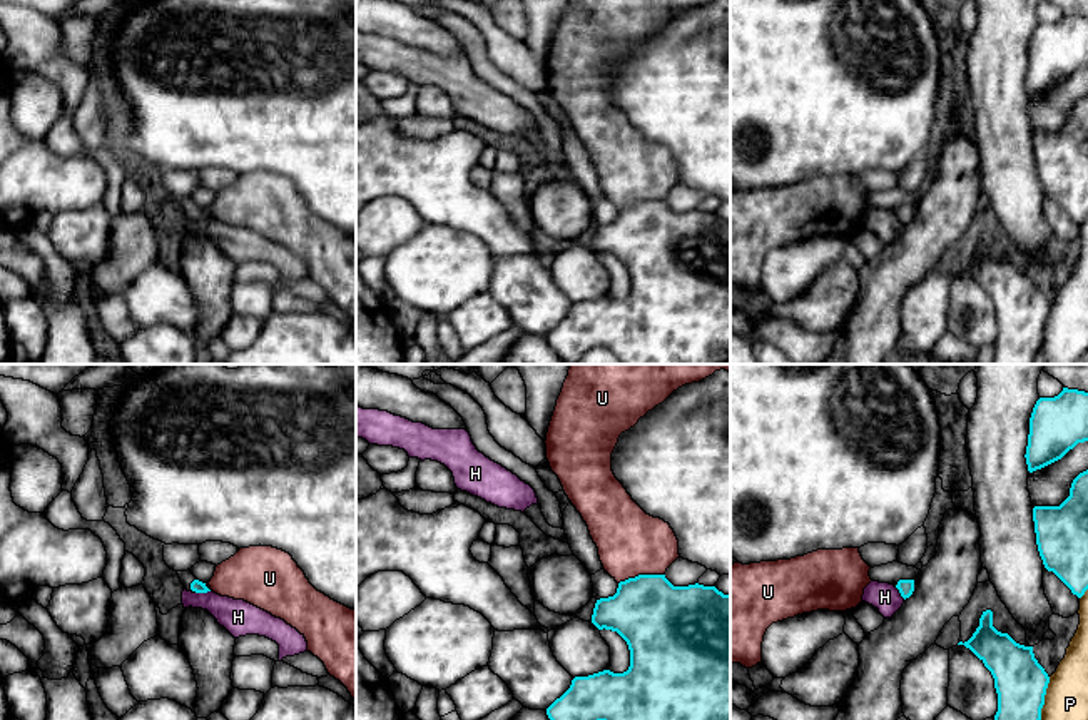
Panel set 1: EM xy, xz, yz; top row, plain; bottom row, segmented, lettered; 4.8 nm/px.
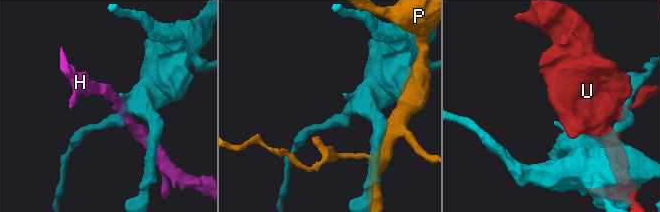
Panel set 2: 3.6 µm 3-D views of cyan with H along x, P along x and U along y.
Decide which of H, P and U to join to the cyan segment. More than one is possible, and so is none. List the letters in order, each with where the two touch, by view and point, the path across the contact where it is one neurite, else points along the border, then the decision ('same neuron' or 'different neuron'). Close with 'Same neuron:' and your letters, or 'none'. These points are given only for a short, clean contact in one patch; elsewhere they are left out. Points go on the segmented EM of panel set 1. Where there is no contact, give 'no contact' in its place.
H: xy (203, 592) | along xy (209, 590), (196, 593) | different neuron
P: yz (1043, 699) | different neuron
U: xz (640, 575) | different neuron
Same neuron: none

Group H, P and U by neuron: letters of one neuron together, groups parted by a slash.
H / P / U

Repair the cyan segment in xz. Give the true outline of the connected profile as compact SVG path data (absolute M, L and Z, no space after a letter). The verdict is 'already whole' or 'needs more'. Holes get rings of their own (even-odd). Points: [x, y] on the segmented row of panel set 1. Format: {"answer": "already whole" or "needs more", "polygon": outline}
{"answer": "already whole", "polygon": "M638 575L620 581L613 596L597 600L592 623L598 630L617 631L627 641L630 667L623 673L603 670L588 677L575 677L570 688L547 708L550 720L730 720L730 595L699 583L674 586L665 575Z"}

